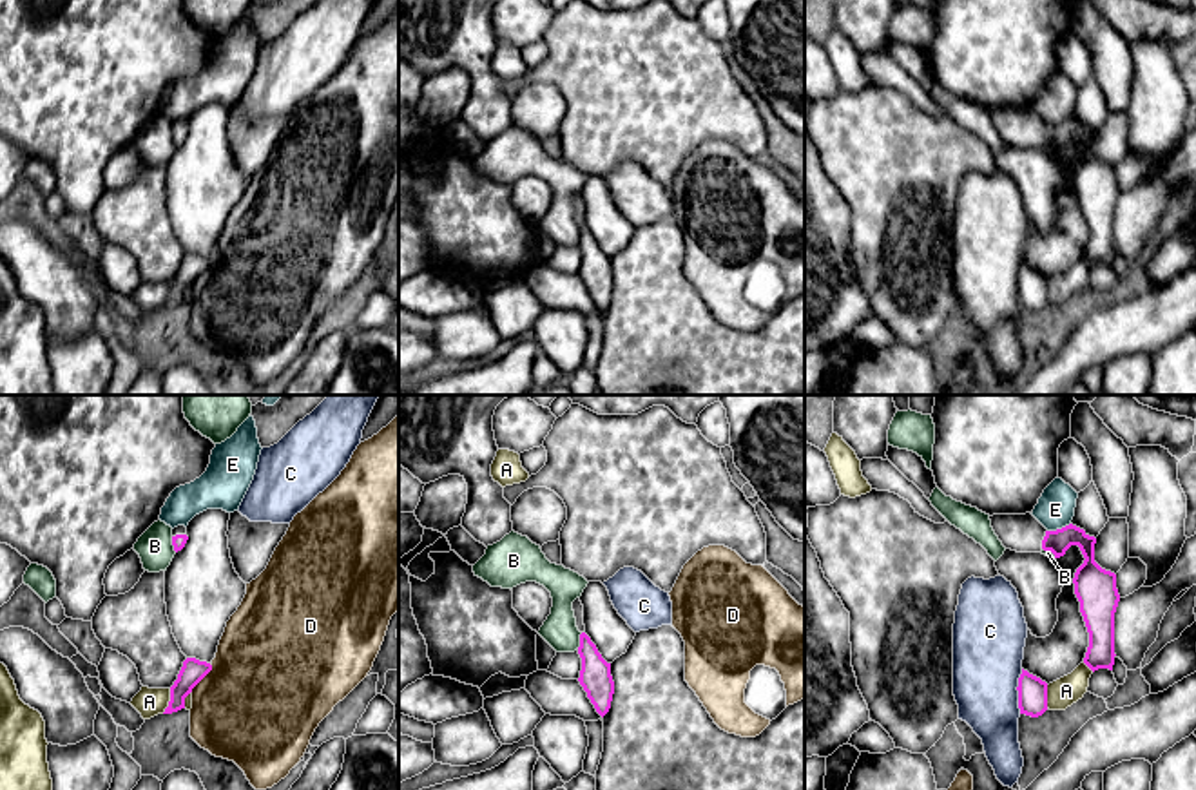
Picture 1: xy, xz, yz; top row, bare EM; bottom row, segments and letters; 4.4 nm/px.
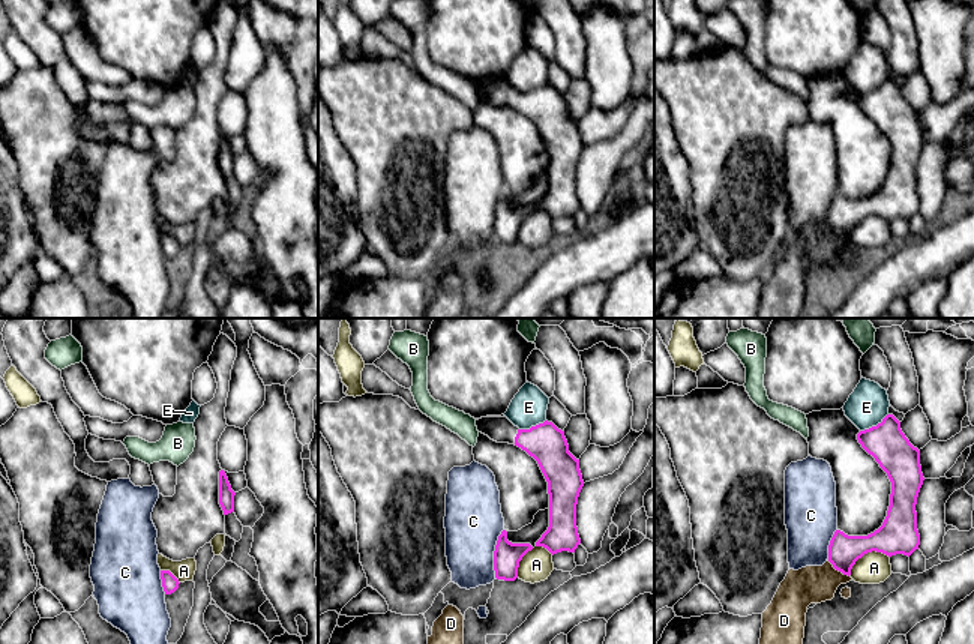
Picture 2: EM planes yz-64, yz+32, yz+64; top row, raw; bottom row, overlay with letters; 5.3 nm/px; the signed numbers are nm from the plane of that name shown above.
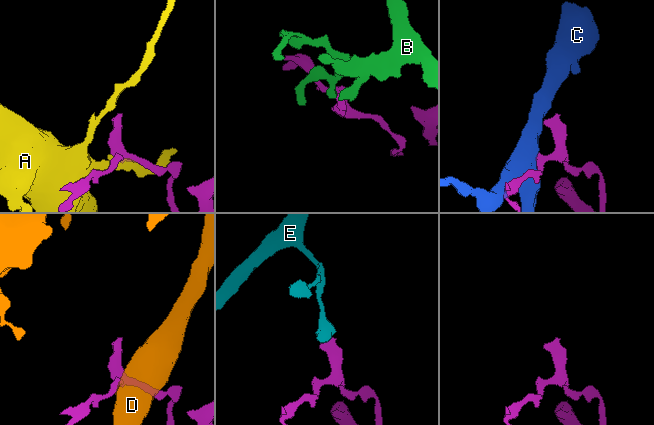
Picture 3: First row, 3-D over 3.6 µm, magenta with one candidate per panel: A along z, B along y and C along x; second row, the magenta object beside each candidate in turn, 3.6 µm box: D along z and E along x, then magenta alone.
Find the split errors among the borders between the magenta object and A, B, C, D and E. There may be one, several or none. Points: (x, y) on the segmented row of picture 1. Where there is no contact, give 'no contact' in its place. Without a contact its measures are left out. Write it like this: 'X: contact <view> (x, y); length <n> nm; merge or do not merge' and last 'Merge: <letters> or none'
A: contact xy (169, 702); length 120 nm; do not merge
B: contact xz (580, 642); length 80 nm; do not merge
C: contact yz (1017, 689); length 200 nm; do not merge
D: contact xy (203, 676); length 170 nm; do not merge
E: contact yz (1059, 529); length 110 nm; do not merge
Merge: none

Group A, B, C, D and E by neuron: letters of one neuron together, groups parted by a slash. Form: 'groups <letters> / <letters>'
groups A / B / C / D / E

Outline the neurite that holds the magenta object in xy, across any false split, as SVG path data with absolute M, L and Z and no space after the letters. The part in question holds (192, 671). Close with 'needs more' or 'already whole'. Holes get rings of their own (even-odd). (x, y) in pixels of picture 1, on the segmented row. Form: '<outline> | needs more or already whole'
M187 658L178 674L178 679L170 687L170 701L163 714L172 714L185 708L185 698L210 670L210 663L199 661L196 658Z | already whole

